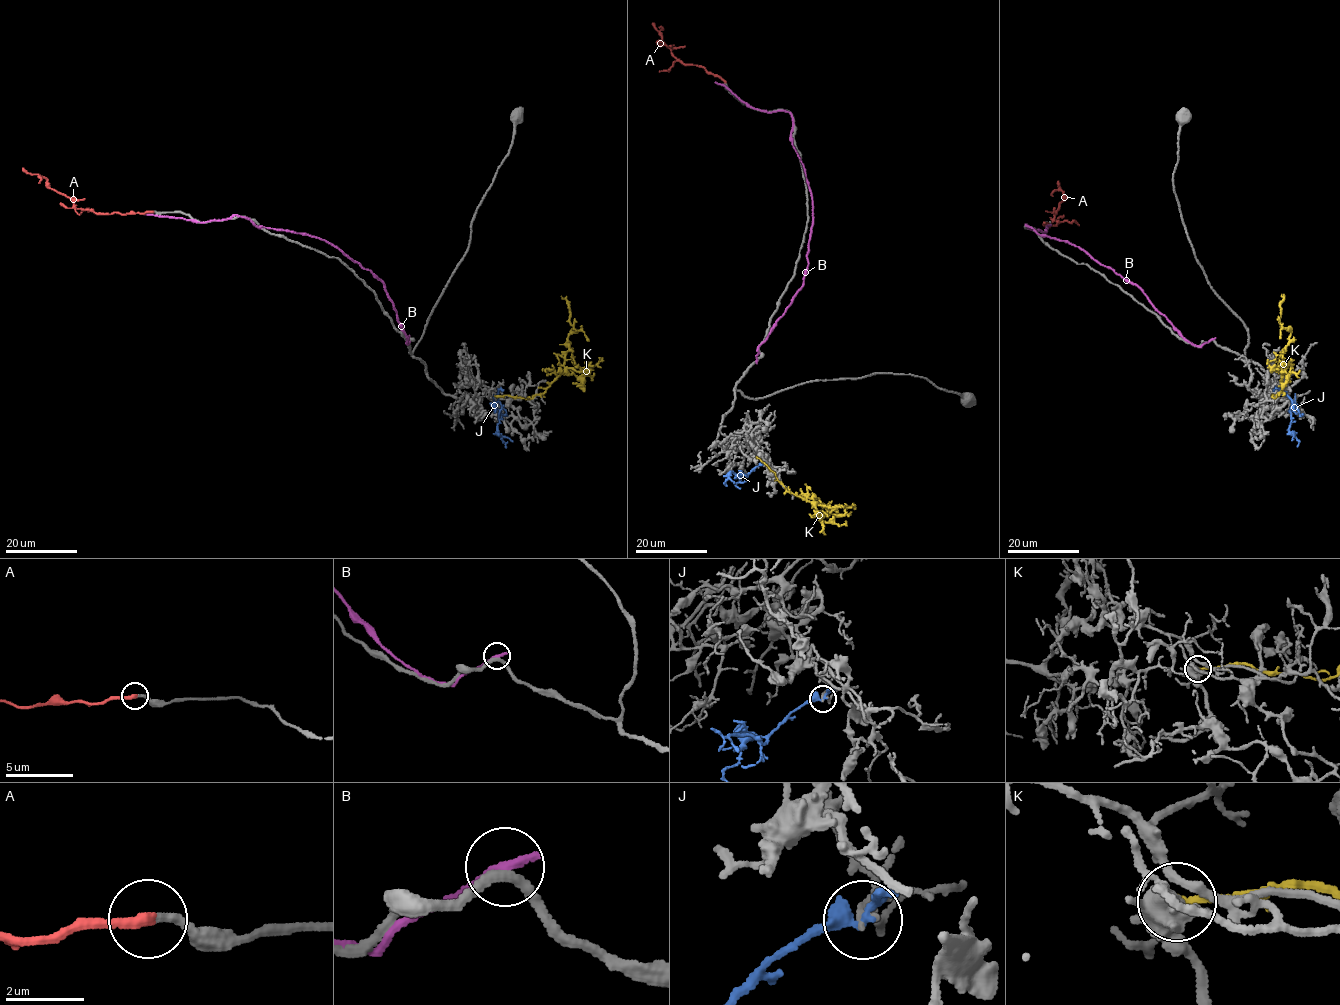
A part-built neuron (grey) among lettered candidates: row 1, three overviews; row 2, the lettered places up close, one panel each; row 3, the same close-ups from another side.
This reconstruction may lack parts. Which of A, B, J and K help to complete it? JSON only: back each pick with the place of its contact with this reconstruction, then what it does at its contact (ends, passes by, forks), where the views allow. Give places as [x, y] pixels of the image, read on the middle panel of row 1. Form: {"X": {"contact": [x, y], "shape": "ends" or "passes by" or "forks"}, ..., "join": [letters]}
{"A": {"contact": [725, 82], "shape": "ends"}, "join": ["A"]}

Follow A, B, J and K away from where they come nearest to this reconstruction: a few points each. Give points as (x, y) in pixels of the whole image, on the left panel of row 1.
A: (152, 211), (99, 214), (77, 209), (70, 198), (48, 186), (44, 178), (30, 174), (23, 168)
B: (408, 336), (406, 343), (382, 282), (322, 239), (253, 224), (236, 214), (195, 222), (143, 213)
J: (501, 389), (497, 395), (501, 404), (497, 432), (506, 448)
K: (495, 396), (529, 399), (544, 392), (564, 371), (568, 336), (578, 330), (570, 324), (568, 301), (561, 296)

